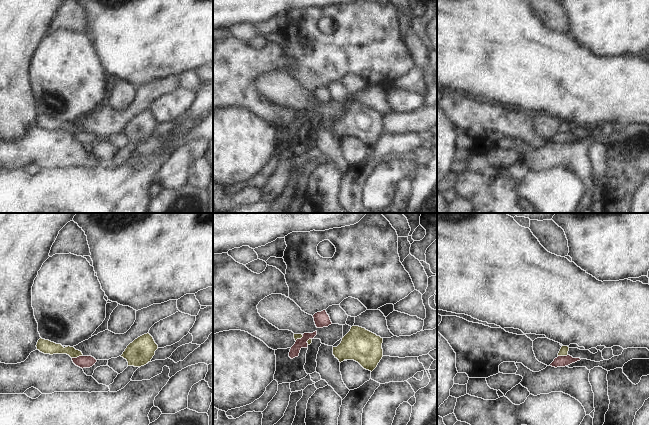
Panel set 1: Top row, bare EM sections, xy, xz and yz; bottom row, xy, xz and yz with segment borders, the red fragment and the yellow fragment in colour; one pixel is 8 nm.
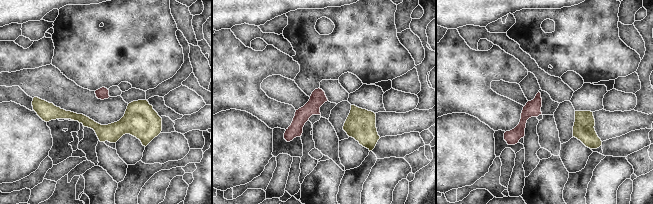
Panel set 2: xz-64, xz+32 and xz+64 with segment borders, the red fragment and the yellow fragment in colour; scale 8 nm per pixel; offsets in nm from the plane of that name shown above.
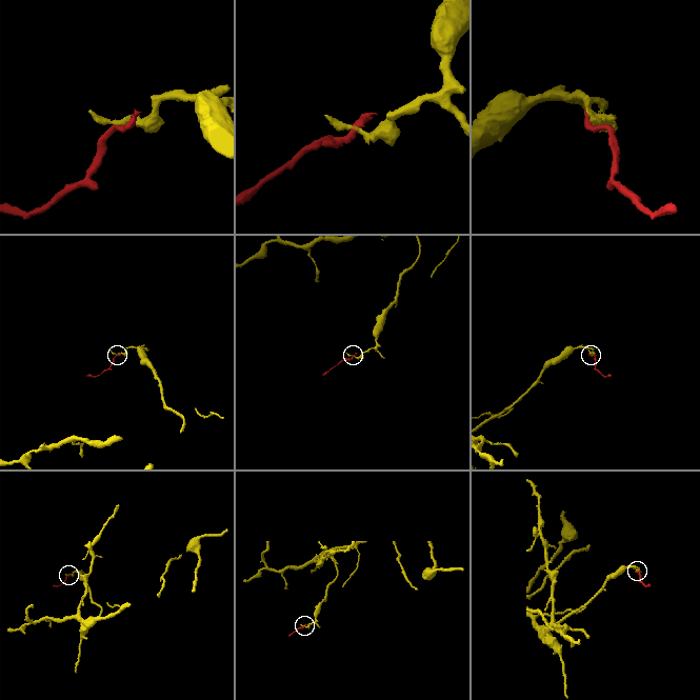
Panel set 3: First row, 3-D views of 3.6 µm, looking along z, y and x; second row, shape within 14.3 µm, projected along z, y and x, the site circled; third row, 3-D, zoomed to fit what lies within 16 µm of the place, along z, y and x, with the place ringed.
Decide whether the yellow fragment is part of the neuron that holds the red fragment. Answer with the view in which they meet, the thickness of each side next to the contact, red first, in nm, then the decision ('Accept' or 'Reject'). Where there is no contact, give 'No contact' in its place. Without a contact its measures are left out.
Touches red in xy. Thickness 100 nm (red) against 110 nm. Reject.

